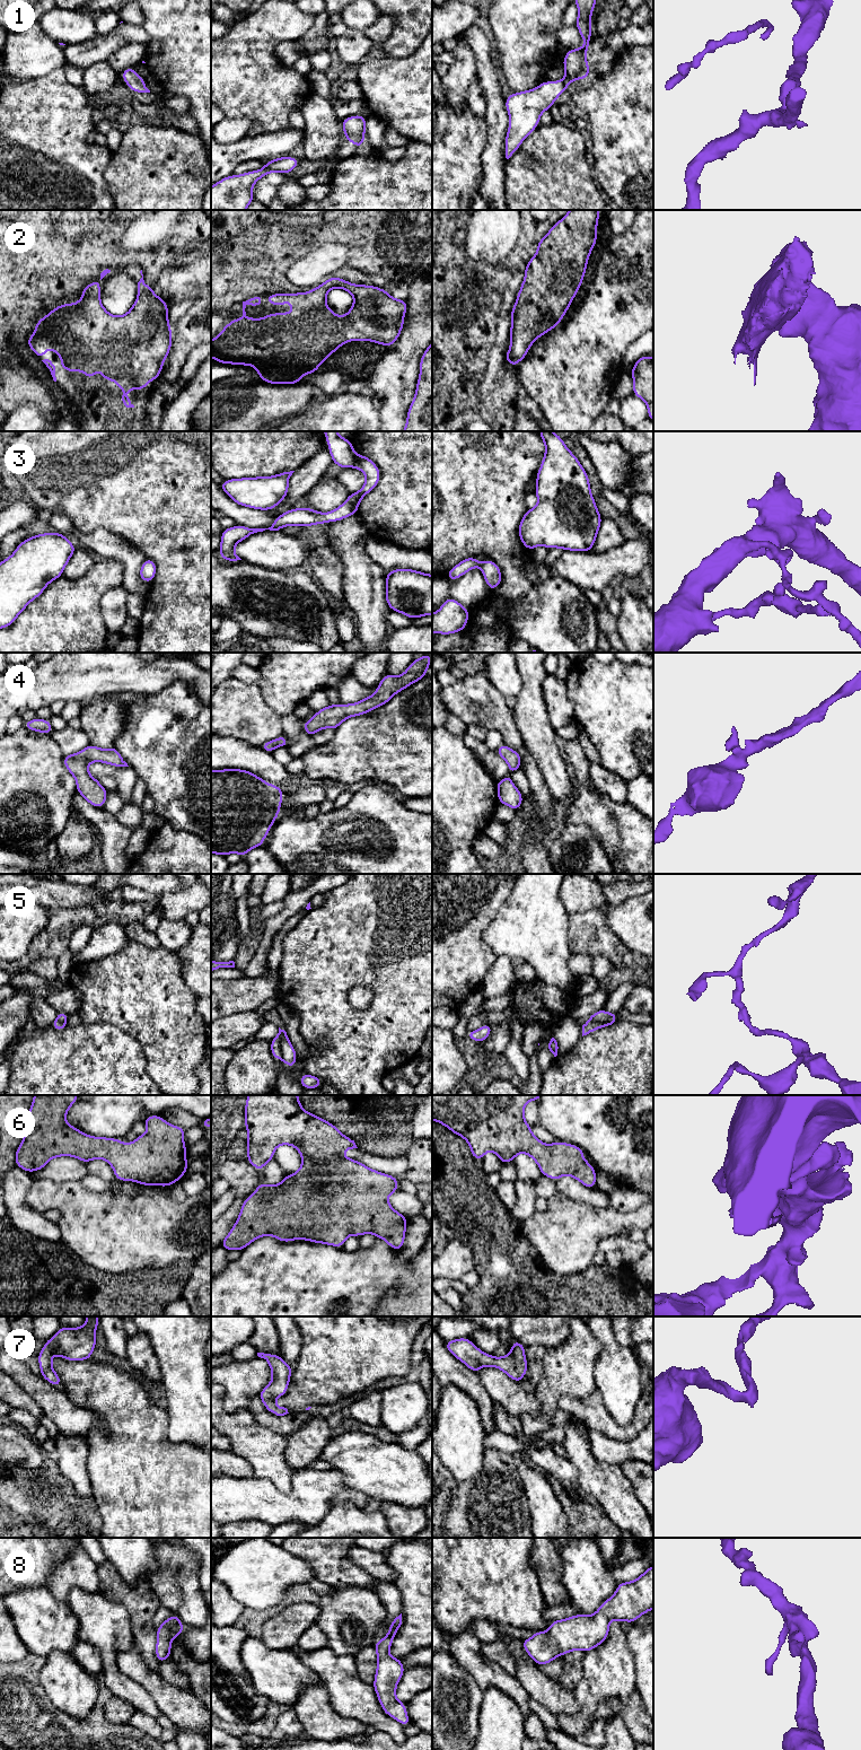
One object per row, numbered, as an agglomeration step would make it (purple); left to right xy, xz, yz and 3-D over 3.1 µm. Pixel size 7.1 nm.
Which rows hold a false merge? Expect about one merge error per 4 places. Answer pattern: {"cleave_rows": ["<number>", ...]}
{"cleave_rows": ["3", "5"]}

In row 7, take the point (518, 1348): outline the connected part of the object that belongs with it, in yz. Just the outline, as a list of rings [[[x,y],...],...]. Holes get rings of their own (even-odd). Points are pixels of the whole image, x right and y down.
[[[468,1338],[445,1341],[445,1346],[450,1354],[476,1373],[484,1366],[492,1366],[503,1371],[511,1380],[519,1383],[527,1373],[525,1346],[517,1340],[511,1345],[512,1351],[503,1357],[483,1353]]]

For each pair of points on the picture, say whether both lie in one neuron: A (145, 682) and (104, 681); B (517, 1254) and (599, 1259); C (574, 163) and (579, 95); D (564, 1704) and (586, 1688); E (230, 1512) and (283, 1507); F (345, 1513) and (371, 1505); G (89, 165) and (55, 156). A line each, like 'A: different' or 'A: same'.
A: same
B: different
C: different
D: different
E: same
F: different
G: same

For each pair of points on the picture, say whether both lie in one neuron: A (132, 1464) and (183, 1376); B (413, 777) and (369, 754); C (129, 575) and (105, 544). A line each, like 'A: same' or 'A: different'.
A: different
B: same
C: same

